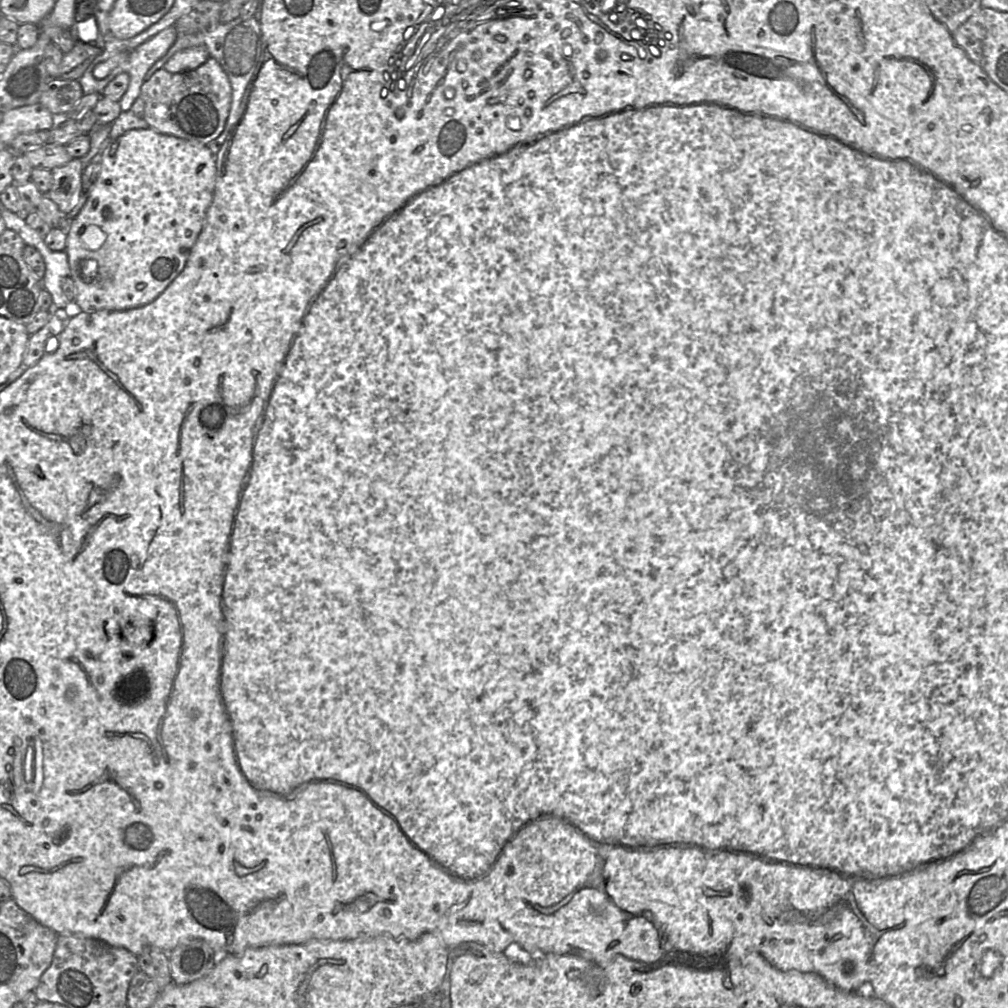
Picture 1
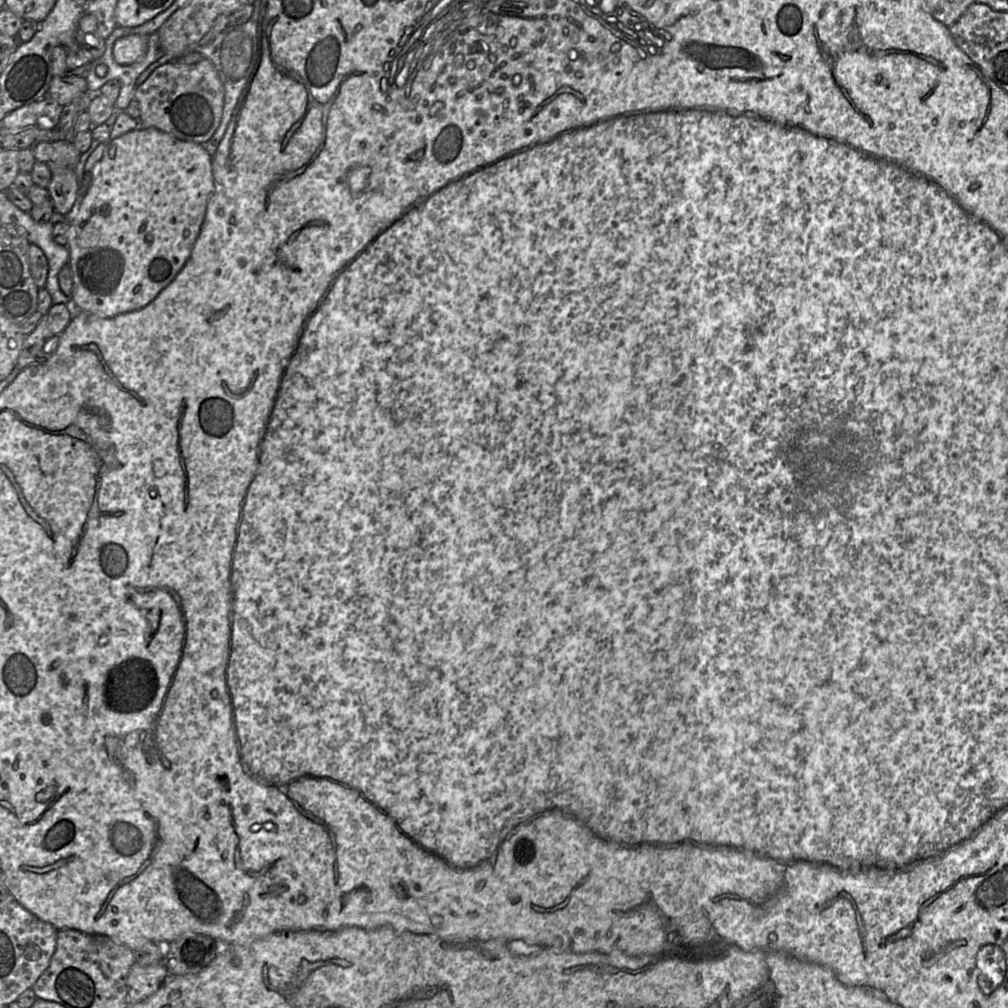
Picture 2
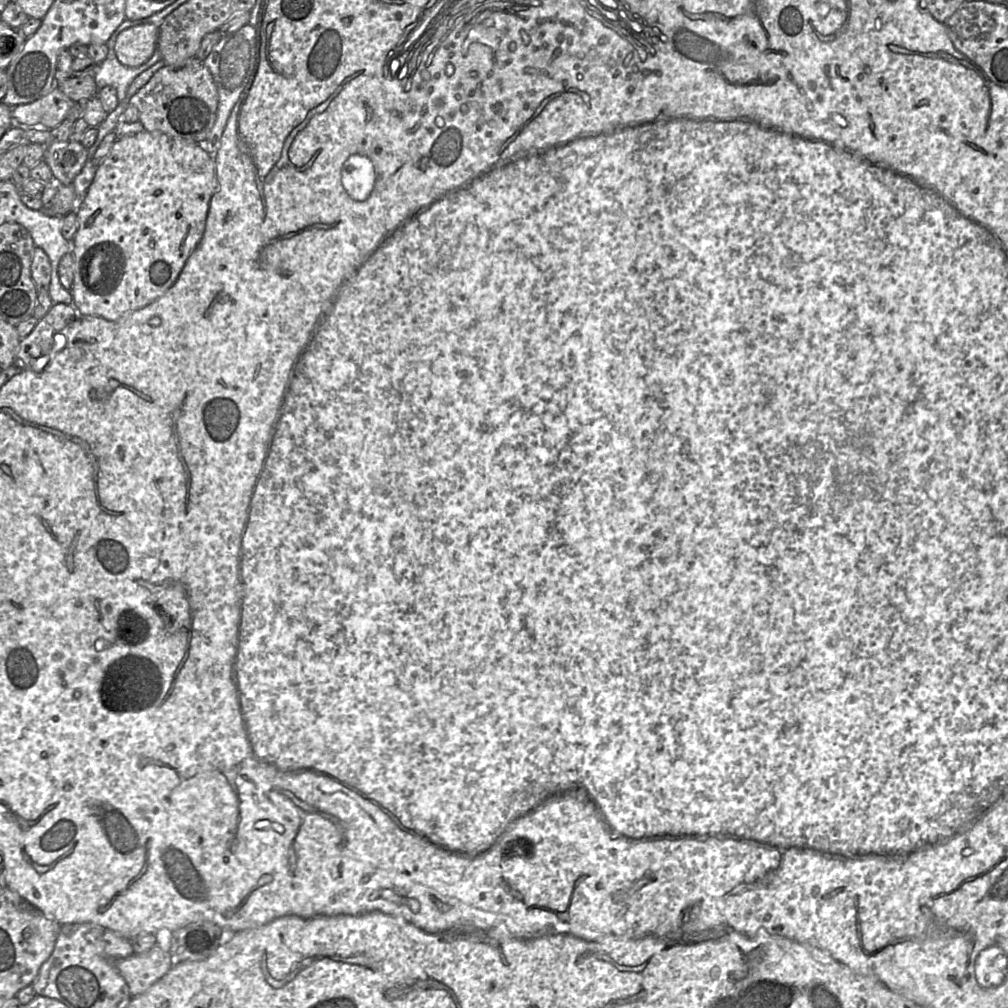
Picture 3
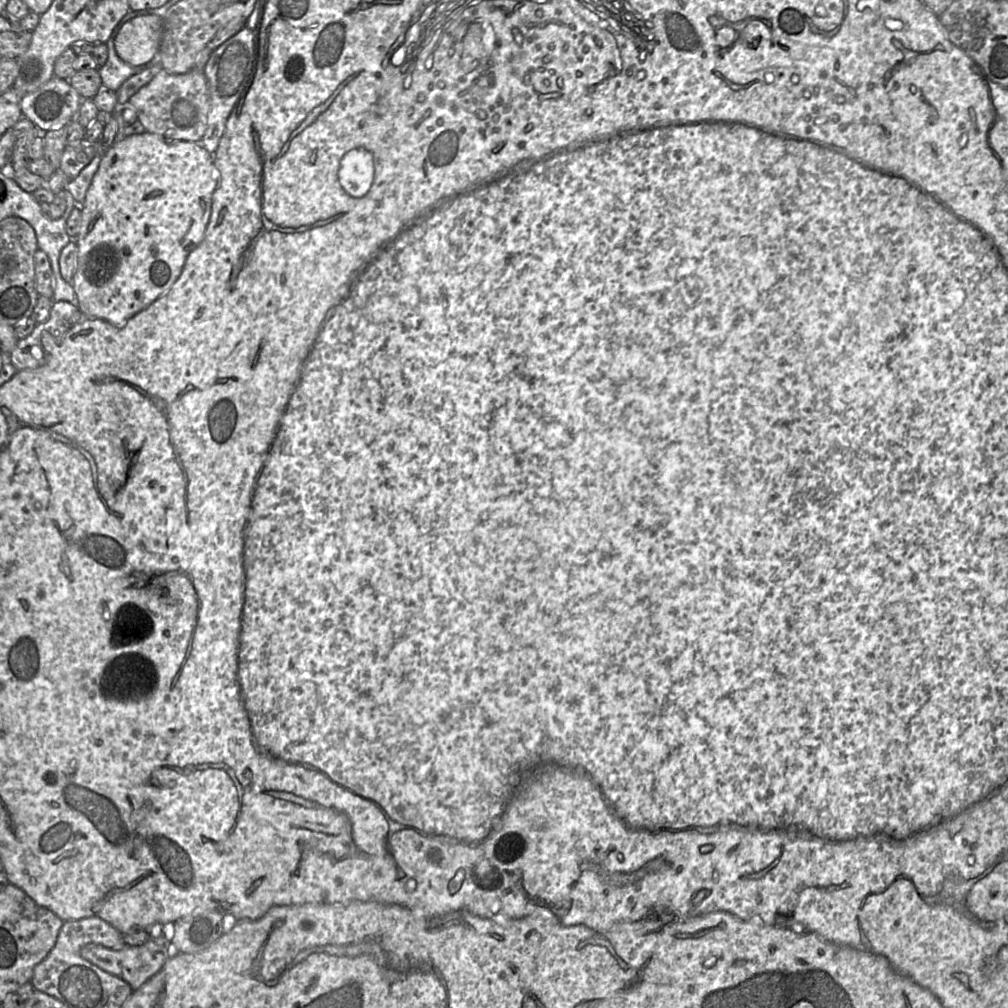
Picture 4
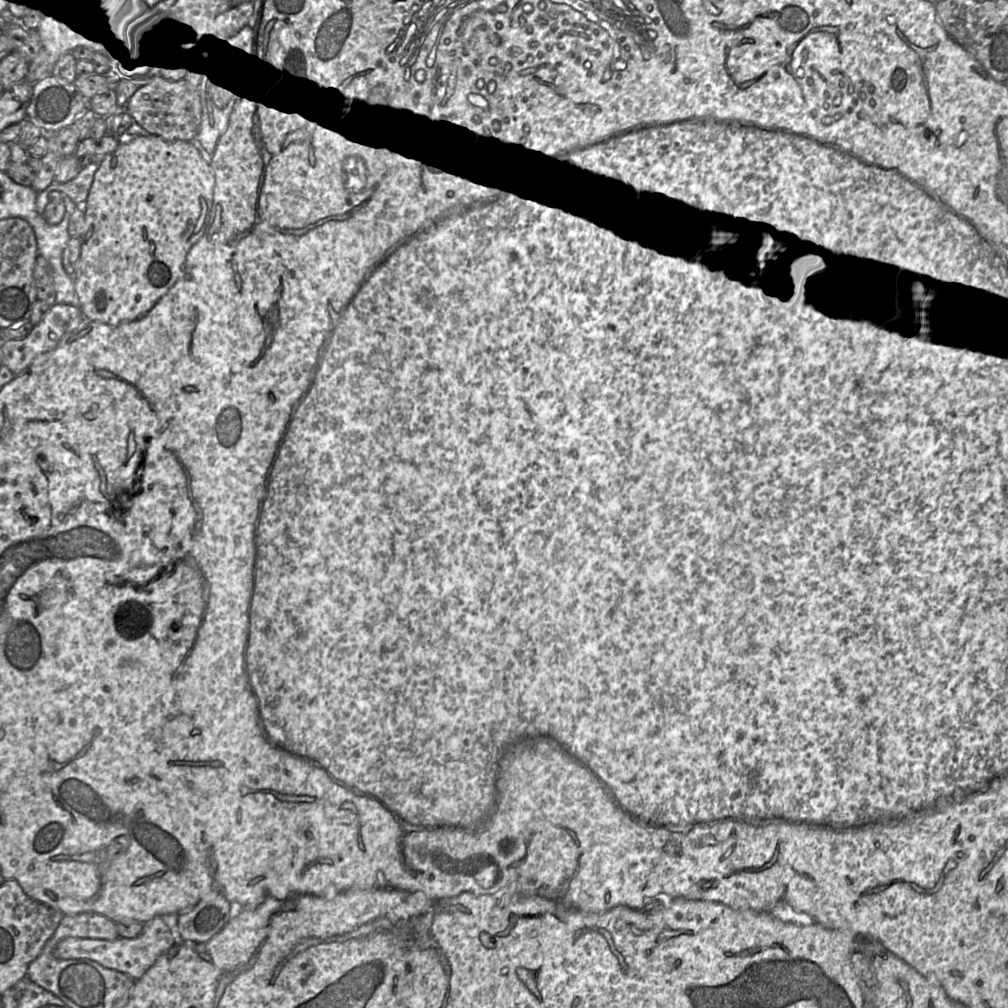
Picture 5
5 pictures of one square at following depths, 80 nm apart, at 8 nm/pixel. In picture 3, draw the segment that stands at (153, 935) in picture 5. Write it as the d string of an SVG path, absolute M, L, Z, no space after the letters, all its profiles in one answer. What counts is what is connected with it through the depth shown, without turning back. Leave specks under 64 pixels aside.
M156 943L144 954L133 954L115 961L115 967L135 997L144 993L172 968L172 957Z

